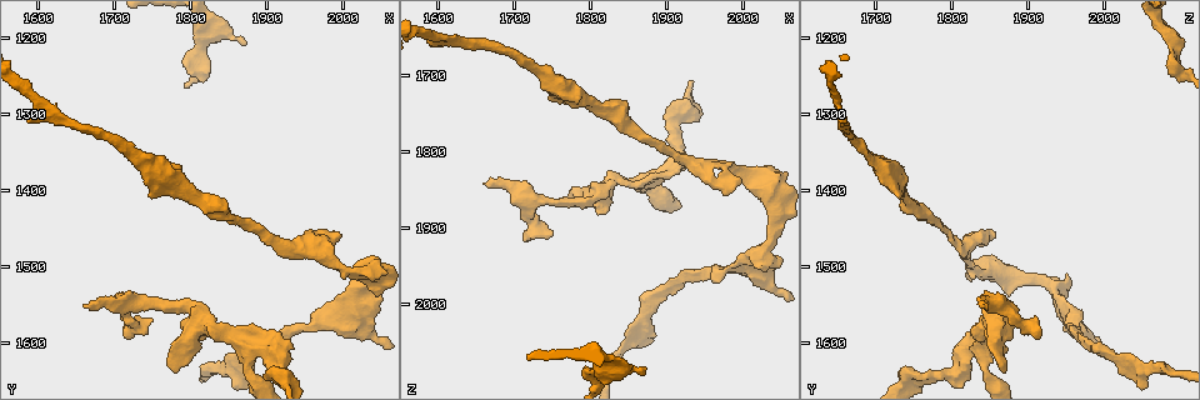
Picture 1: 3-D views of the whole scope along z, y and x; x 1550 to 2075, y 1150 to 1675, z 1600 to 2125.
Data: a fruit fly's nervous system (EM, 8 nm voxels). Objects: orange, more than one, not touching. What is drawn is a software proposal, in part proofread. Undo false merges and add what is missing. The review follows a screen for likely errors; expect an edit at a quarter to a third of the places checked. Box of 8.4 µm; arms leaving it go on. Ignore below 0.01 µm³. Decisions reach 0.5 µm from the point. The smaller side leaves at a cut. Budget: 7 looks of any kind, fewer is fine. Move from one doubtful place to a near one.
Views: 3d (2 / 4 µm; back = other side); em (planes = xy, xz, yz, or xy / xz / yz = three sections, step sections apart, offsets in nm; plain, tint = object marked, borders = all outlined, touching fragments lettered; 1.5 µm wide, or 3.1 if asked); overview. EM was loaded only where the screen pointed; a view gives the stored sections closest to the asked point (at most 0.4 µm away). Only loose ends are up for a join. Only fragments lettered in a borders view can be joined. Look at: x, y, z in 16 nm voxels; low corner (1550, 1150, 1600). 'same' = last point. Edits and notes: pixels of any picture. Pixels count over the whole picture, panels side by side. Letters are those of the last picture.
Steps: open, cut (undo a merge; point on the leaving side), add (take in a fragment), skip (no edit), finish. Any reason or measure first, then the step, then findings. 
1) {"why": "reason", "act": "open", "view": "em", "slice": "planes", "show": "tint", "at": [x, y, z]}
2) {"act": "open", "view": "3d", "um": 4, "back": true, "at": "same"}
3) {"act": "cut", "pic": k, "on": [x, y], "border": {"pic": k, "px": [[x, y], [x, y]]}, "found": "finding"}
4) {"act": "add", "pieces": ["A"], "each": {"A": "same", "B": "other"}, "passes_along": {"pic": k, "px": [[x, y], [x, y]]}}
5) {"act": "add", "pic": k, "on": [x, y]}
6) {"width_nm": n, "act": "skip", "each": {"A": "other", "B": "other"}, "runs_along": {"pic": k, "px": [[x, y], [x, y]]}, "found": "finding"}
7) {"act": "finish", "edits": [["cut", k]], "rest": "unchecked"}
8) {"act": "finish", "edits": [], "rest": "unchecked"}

{"why": "free end", "act": "open", "view": "em", "slice": "planes", "show": "borders", "at": [1780, 1635, 1865]}

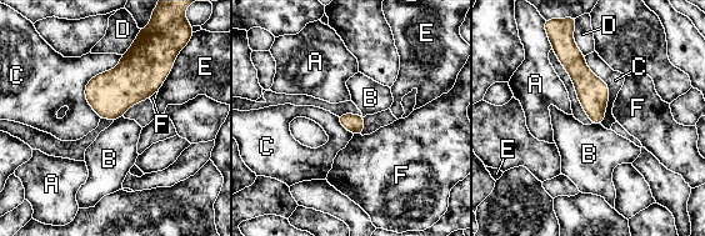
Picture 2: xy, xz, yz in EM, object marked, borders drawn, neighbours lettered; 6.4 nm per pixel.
{"width_nm": 120, "act": "skip", "each": {"A": "other", "B": "other", "C": "other", "D": "other", "E": "other", "F": "other"}, "border": {"pic": 2, "px": [[123, 115], [114, 121]]}, "found": "none of them fits"}

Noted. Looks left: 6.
{"why": "branch stops here", "act": "open", "view": "em", "slice": "xz", "step": 8, "show": "tint", "at": [1660, 1550, 1840]}

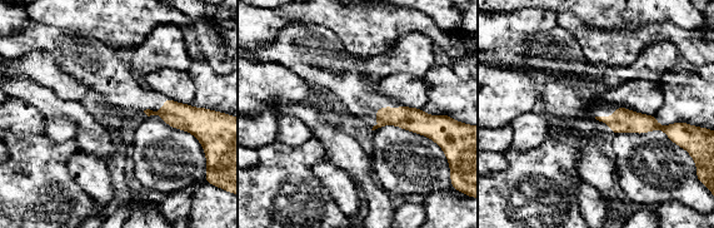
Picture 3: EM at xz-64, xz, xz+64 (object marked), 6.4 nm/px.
{"act": "open", "view": "em", "slice": "planes", "show": "borders", "at": "same"}

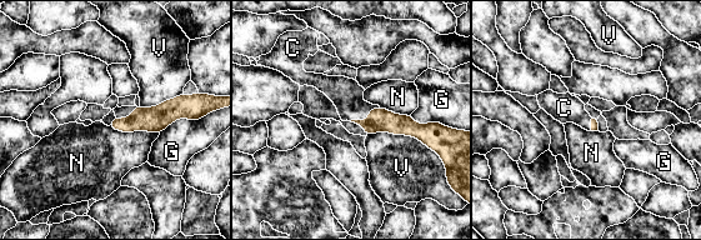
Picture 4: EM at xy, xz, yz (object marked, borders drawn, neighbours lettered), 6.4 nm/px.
{"act": "add", "pieces": ["C"], "each": {"C": "same", "G": "other", "N": "other", "V": "other"}, "passes_along": {"pic": 4, "px": [[380, 119], [369, 118], [346, 94]]}, "found": "it goes on there"}

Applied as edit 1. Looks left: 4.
{"why": "branch stops here", "act": "open", "view": "3d", "um": 4, "back": true, "at": [1875, 1210, 2090]}

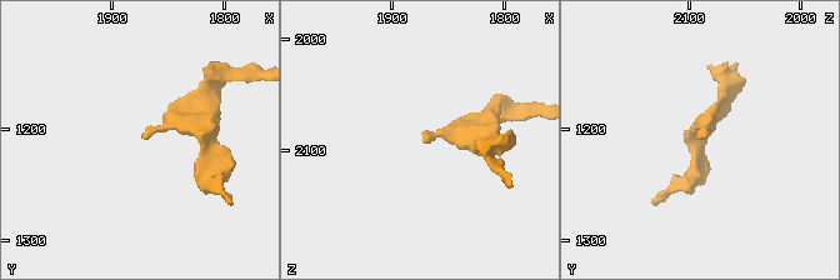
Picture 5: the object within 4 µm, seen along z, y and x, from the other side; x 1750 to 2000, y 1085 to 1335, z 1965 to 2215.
{"act": "open", "view": "em", "slice": "xy", "step": 4, "show": "borders", "at": [1872, 1210, 2088]}

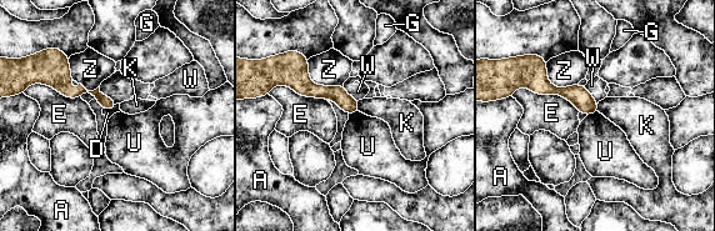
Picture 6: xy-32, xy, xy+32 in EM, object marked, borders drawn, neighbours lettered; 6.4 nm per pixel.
{"act": "skip", "each": {"A": "other", "D": "other", "E": "other", "G": "other", "K": "other", "U": "other", "W": "other", "Z": "other"}, "runs_along": {"pic": 6, "px": [[293, 76], [355, 109]]}, "found": "none of them fits"}

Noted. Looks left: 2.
{"act": "finish", "edits": [["add", 4]], "rest": "unchecked"}

